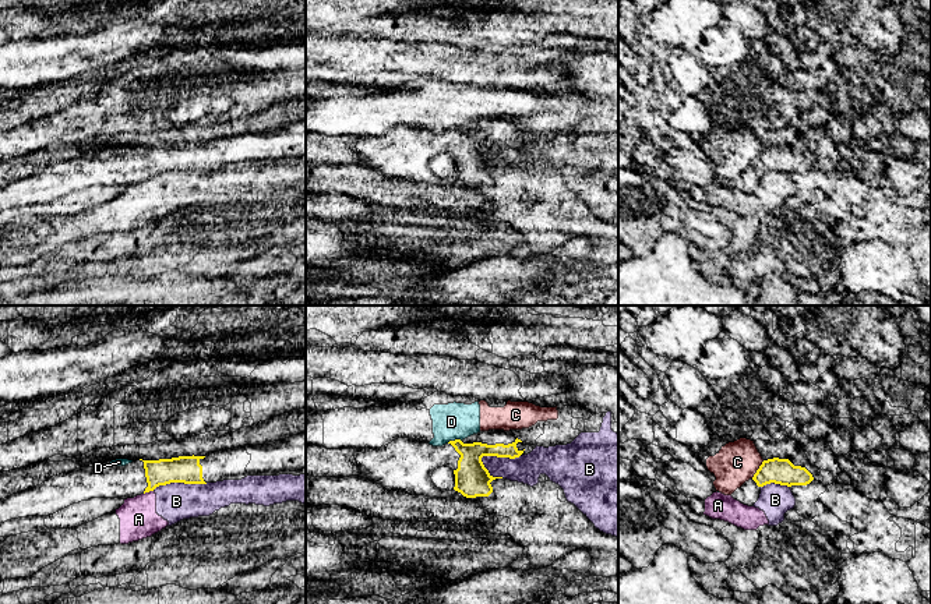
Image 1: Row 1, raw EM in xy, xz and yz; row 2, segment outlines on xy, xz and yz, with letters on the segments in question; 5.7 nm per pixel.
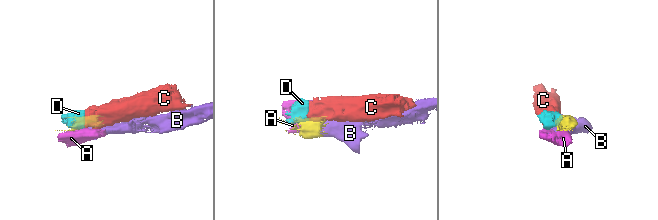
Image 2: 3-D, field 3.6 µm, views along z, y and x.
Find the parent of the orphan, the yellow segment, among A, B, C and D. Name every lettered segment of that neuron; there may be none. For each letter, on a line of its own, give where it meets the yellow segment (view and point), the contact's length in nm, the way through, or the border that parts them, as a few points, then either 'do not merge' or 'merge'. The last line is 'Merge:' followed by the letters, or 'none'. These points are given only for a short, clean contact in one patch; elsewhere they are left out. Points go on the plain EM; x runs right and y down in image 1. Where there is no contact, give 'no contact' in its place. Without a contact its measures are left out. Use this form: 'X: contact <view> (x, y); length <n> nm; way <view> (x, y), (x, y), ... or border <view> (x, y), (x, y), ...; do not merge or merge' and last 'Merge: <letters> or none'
A: contact xy (148, 179); length 60 nm; border xy (152, 177), (144, 182); do not merge
B: contact xz (498, 144); length 240 nm; border xz (519, 142), (514, 145), (483, 144), (480, 148); do not merge
C: contact yz (758, 156); length 130 nm; border yz (764, 148), (751, 165); do not merge
D: contact xz (455, 127); length 90 nm; border xz (461, 127), (450, 127), (447, 130); do not merge
Merge: none

